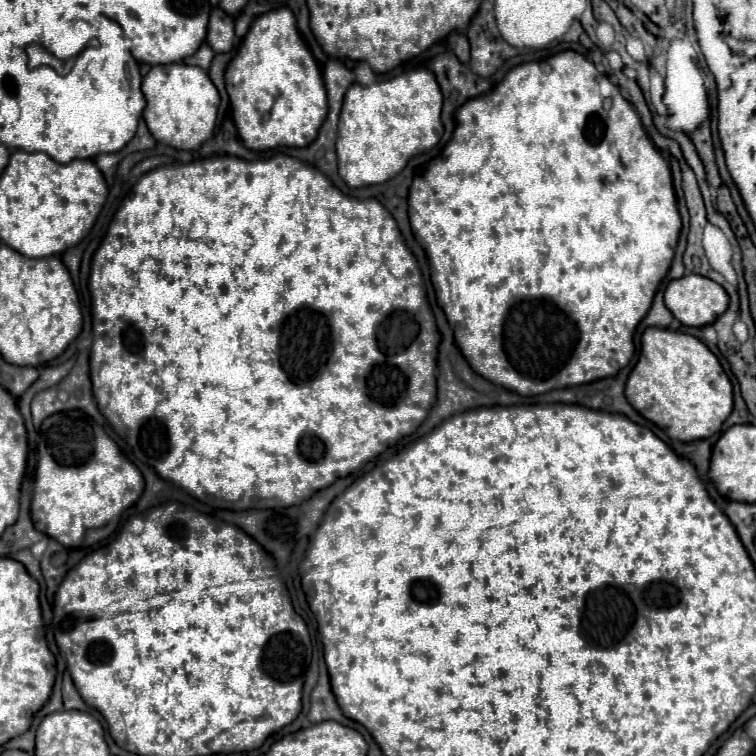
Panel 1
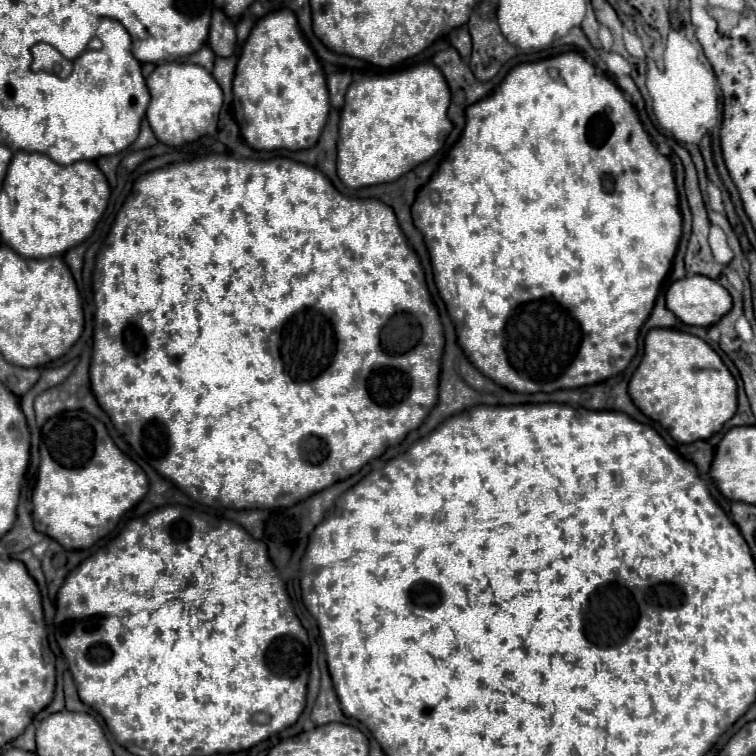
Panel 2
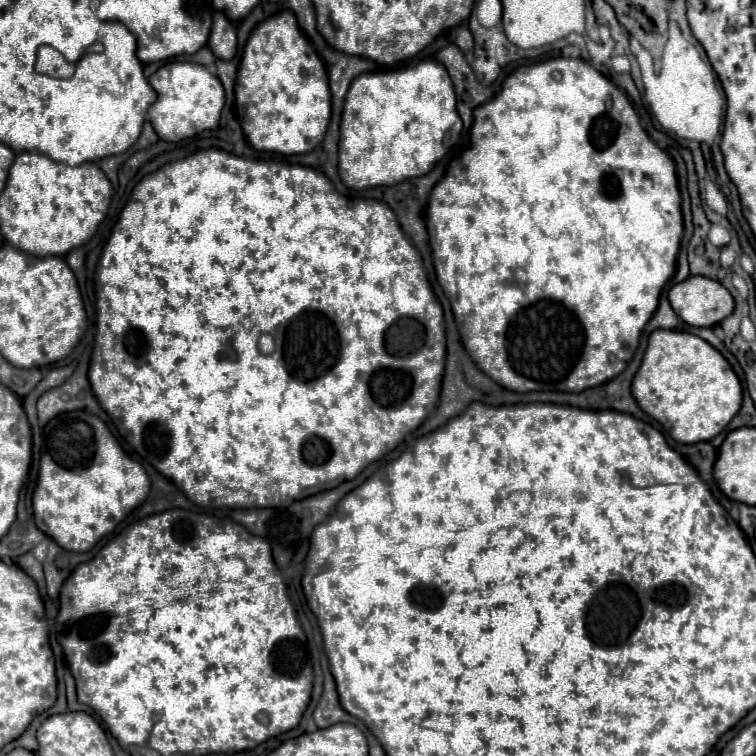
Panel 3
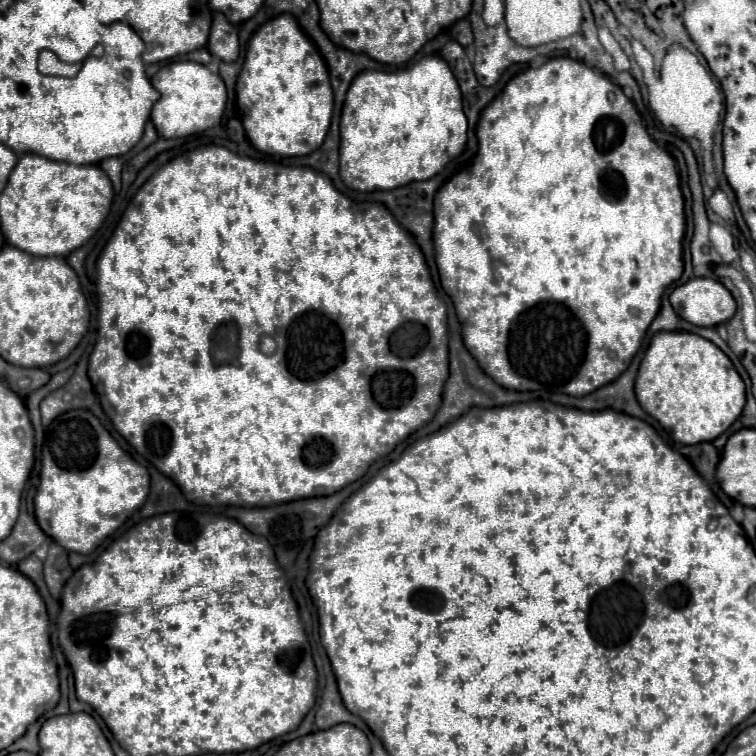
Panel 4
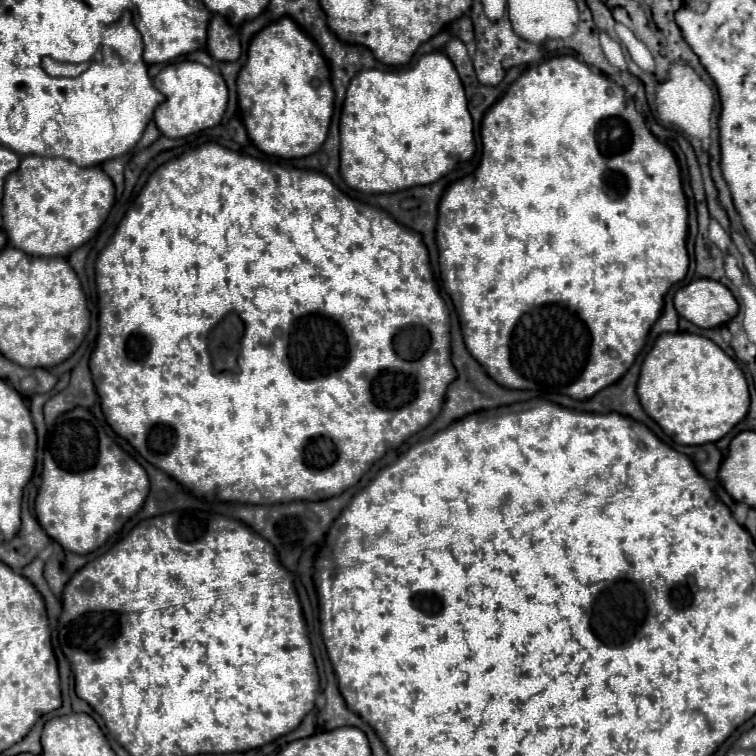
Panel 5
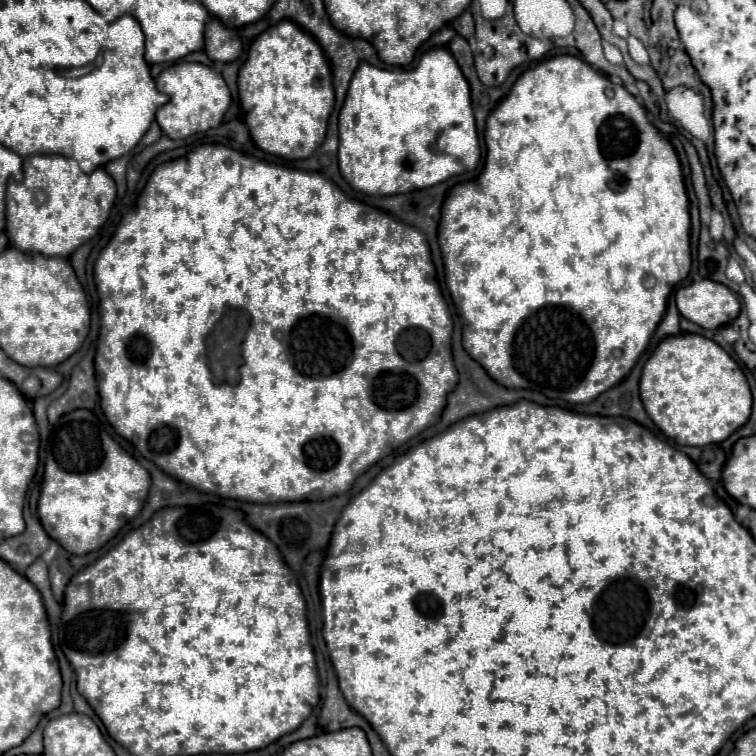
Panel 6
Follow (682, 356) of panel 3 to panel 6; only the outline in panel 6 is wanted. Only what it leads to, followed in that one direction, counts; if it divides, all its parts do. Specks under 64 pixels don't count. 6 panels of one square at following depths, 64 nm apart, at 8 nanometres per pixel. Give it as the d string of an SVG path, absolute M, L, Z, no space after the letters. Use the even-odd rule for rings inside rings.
M678 334L668 336L664 342L660 342L660 346L654 350L654 354L642 368L640 396L654 424L670 440L686 446L706 446L724 442L732 432L736 432L748 422L752 412L752 394L744 372L728 356L724 348L720 348L714 340L708 340L700 334Z

